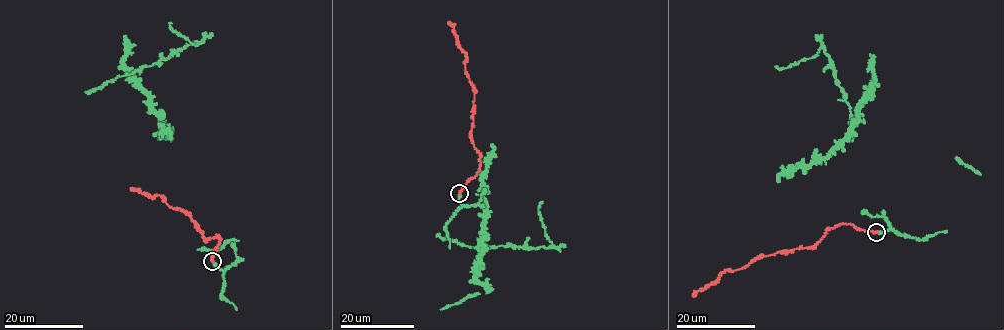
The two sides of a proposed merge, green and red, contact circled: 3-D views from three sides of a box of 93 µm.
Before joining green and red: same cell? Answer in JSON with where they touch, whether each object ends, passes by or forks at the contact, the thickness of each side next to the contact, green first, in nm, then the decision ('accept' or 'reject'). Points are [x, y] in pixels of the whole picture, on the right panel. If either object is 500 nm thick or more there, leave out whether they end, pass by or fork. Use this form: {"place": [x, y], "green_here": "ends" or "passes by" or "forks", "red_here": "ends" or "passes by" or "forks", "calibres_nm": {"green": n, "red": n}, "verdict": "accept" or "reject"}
{"place": [876, 232], "green_here": "ends", "red_here": "ends", "calibres_nm": {"green": 170, "red": 280}, "verdict": "accept"}

